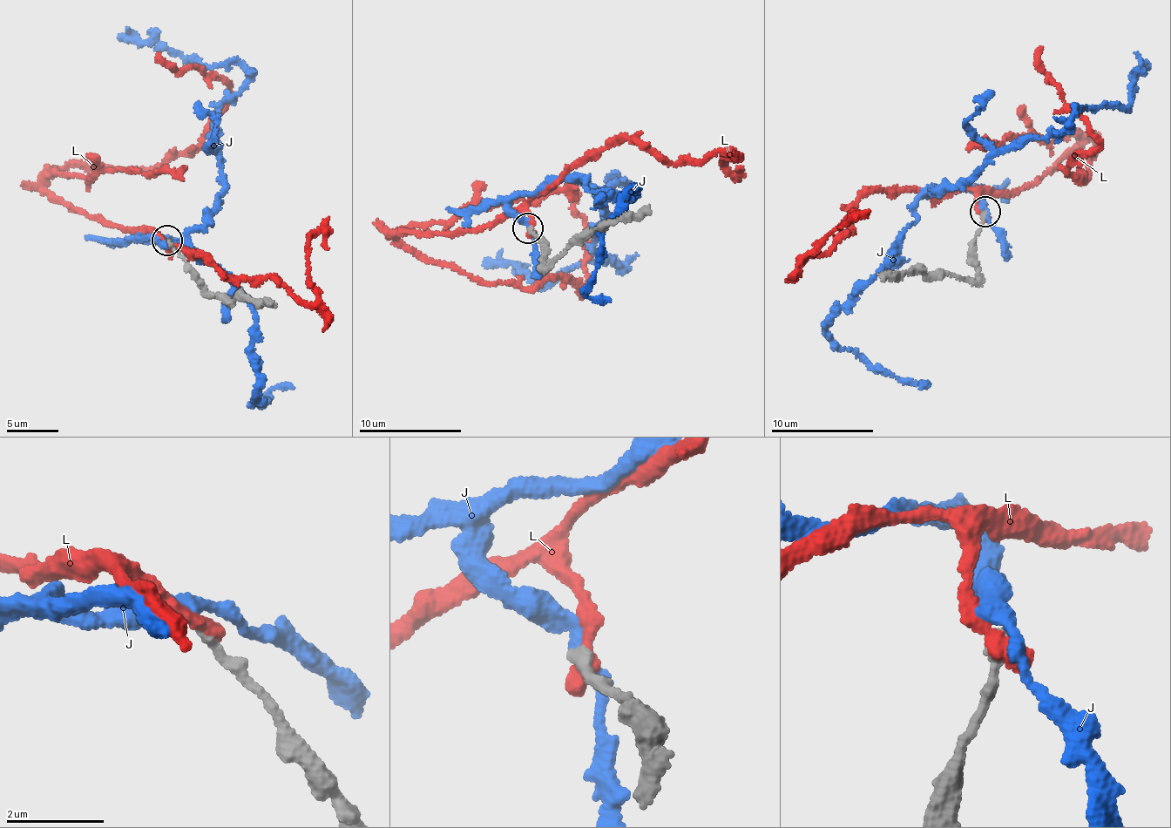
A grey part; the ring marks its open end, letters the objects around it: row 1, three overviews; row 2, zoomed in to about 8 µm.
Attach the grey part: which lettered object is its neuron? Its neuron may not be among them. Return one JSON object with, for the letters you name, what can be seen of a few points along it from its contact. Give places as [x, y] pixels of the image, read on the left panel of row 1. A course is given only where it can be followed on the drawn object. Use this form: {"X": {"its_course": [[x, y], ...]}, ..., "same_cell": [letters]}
{"same_cell": []}

